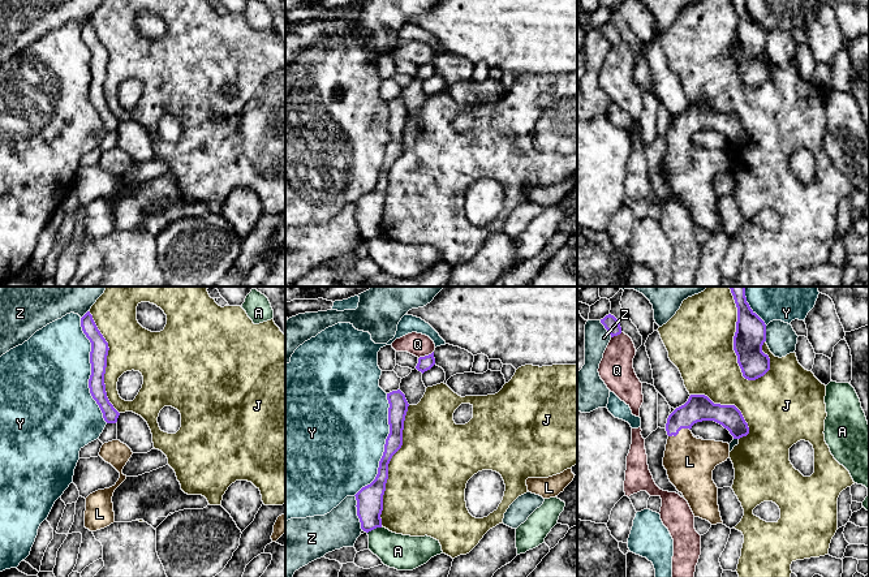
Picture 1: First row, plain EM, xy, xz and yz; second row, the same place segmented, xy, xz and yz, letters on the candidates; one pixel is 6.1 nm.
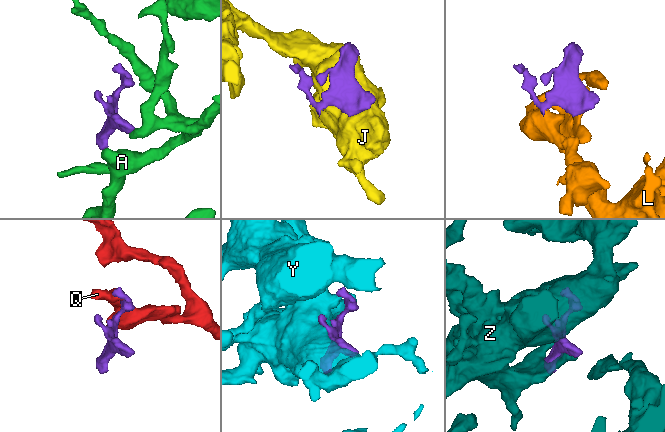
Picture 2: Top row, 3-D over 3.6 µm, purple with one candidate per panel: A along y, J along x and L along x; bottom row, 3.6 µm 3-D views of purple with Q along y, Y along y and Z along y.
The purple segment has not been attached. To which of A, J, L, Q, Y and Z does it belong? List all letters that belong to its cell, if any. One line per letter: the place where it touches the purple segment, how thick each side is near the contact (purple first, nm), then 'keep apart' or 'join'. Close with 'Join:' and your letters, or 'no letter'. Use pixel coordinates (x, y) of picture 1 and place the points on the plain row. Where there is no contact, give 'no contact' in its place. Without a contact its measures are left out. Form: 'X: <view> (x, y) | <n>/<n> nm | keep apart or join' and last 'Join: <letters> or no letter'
A: xz (374, 236) | 160/220 nm | keep apart
J: yz (734, 48) | 190/420 nm | keep apart
L: yz (679, 138) | 170/300 nm | join
Q: xz (425, 64) | 90/140 nm | keep apart
Y: xz (384, 155) | 120/480 nm | keep apart
Z: xz (357, 220) | 160/240 nm | keep apart
Join: L

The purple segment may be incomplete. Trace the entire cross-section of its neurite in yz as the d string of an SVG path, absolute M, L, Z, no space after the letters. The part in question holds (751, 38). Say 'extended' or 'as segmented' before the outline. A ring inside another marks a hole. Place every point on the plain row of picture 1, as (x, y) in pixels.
as segmented; M745 0L731 1L737 16L734 59L743 85L748 89L756 89L770 78L770 66L762 60L762 53L766 49L766 33L750 17Z

